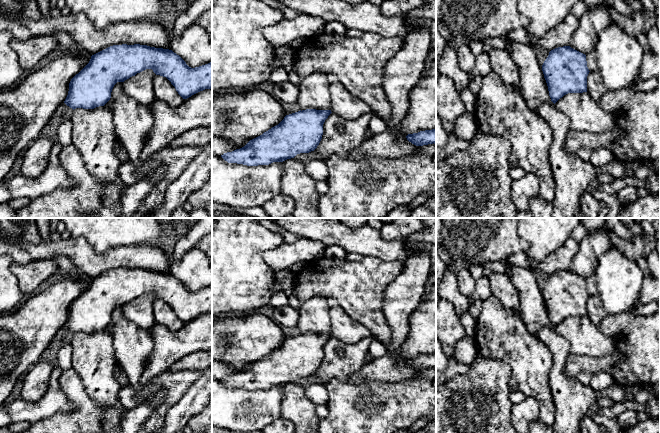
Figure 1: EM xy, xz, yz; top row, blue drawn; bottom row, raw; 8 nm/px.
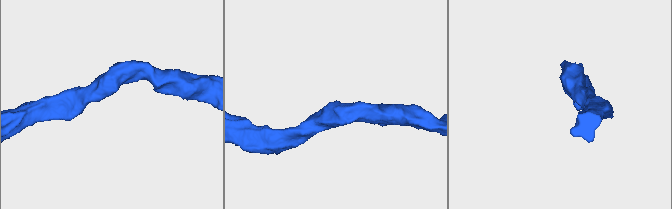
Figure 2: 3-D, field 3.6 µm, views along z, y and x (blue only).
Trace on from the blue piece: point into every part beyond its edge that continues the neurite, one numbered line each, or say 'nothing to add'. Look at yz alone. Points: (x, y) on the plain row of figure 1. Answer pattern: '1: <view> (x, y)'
1: yz (585, 339)

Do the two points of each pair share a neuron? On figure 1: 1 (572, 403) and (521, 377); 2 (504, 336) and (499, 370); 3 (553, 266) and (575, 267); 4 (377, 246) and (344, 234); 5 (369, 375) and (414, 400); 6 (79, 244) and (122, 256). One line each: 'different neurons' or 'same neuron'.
1: different neurons
2: different neurons
3: different neurons
4: same neuron
5: different neurons
6: same neuron

